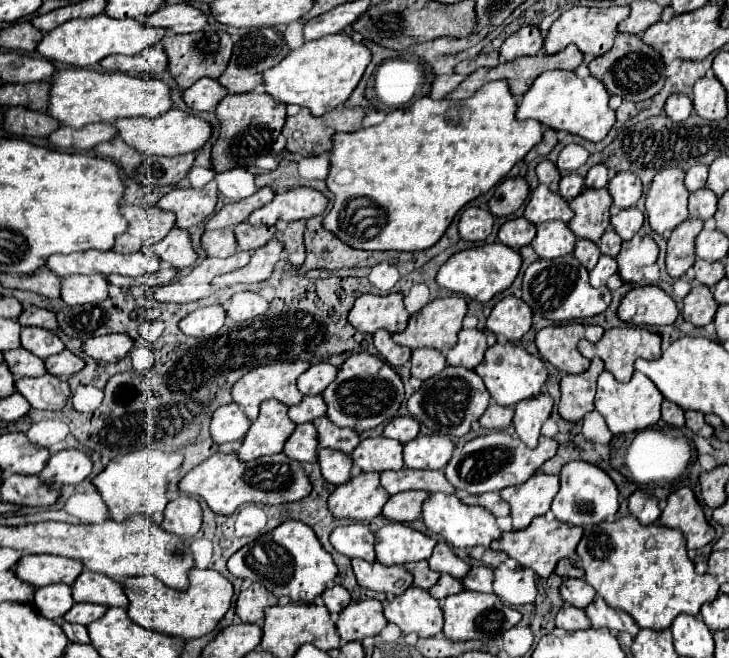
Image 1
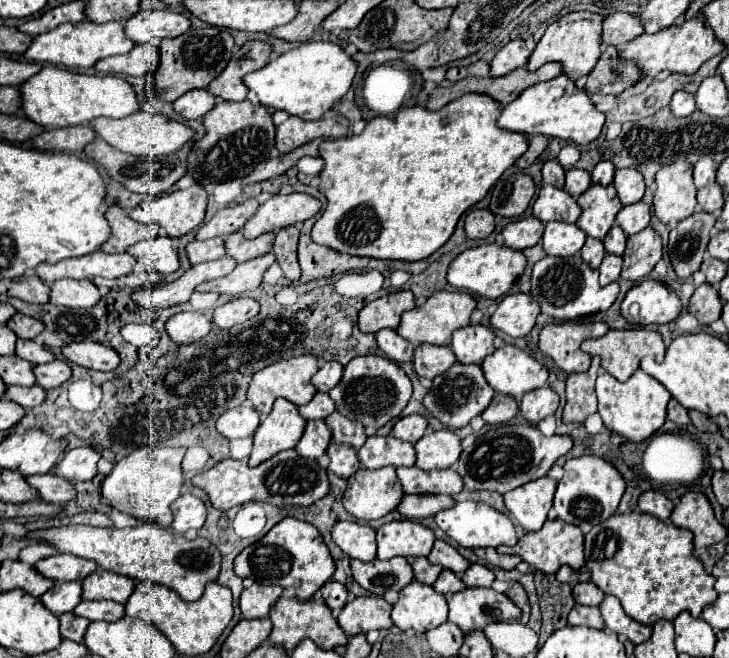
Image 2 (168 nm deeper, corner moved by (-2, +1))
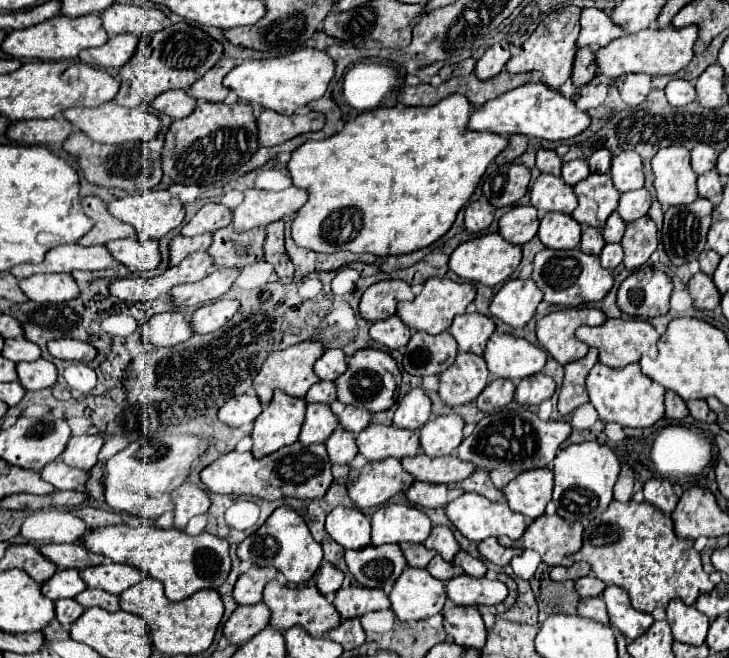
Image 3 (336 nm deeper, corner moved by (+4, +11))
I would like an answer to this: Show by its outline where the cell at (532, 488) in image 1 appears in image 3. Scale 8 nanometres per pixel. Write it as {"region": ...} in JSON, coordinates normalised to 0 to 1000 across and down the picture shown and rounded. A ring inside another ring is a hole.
{"region":[[[730,713],[700,731],[689,749],[702,777],[735,789],[746,780],[746,771],[757,755],[757,731],[760,722],[754,713]]]}

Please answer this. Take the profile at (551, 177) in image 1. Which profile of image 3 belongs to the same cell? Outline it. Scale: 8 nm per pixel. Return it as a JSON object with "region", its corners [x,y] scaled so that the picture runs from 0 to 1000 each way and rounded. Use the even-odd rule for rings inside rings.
{"region":[[[741,226],[735,236],[735,254],[746,263],[763,266],[768,269],[768,254],[771,254],[771,242],[763,236],[763,229],[757,226]]]}

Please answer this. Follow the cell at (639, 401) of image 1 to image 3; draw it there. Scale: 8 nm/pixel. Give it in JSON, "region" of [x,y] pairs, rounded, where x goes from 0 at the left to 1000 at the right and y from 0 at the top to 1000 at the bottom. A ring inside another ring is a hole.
{"region":[[[826,552],[815,555],[804,573],[809,612],[818,619],[829,643],[850,643],[853,649],[894,649],[911,634],[911,588],[878,564],[875,552],[840,561]]]}

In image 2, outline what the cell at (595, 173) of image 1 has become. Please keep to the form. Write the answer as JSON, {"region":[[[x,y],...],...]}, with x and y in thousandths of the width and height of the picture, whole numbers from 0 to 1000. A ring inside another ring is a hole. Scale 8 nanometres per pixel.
{"region":[[[823,245],[812,260],[812,278],[818,281],[837,281],[842,272],[840,245]]]}

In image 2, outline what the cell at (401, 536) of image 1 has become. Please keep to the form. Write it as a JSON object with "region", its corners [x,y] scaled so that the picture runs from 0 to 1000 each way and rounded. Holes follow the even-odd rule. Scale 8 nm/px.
{"region":[[[549,789],[527,795],[516,807],[519,819],[519,850],[538,850],[543,843],[551,847],[576,847],[587,843],[595,828],[595,810],[593,804],[582,801],[573,792]]]}

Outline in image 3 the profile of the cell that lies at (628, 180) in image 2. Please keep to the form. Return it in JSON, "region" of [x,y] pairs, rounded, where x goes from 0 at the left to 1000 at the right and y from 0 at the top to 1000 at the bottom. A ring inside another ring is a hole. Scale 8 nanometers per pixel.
{"region":[[[850,233],[848,239],[840,239],[837,269],[842,275],[842,284],[850,293],[878,287],[883,281],[883,263],[881,263],[881,245],[875,233]]]}

